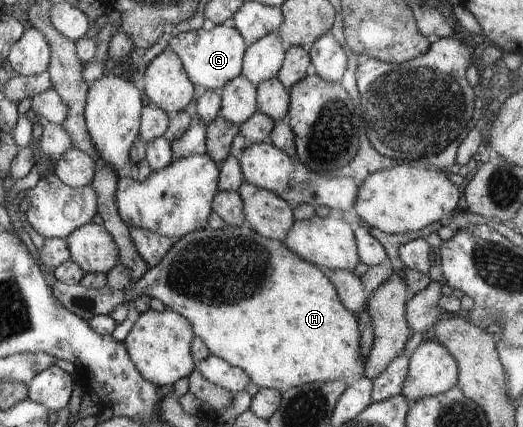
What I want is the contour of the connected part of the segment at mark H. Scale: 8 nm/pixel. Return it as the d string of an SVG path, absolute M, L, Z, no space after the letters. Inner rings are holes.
M227 225L219 230L205 227L175 240L163 260L150 267L140 281L131 283L125 291L111 290L108 286L90 289L59 281L51 289L60 305L85 322L95 315L109 314L123 303L133 303L139 296L155 298L189 321L194 335L205 343L210 355L247 373L259 388L274 388L283 393L310 382L364 376L359 319L343 306L330 279L314 264L289 252L283 242L266 239L246 225Z

